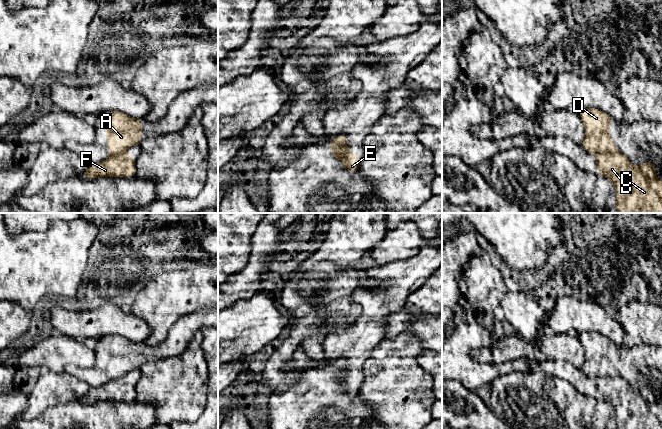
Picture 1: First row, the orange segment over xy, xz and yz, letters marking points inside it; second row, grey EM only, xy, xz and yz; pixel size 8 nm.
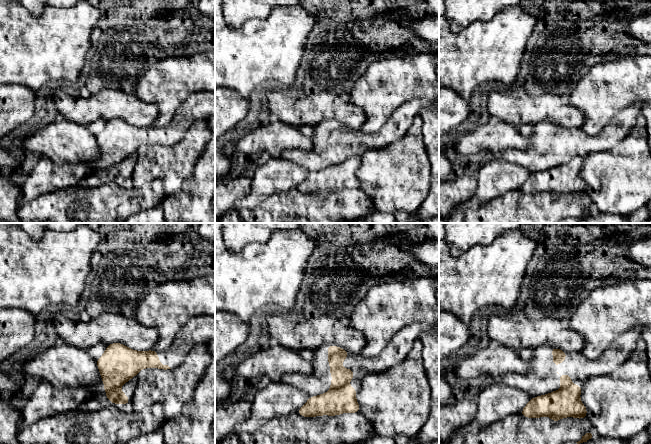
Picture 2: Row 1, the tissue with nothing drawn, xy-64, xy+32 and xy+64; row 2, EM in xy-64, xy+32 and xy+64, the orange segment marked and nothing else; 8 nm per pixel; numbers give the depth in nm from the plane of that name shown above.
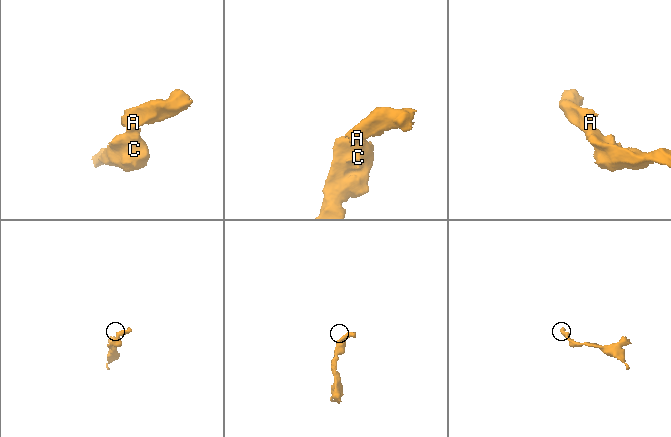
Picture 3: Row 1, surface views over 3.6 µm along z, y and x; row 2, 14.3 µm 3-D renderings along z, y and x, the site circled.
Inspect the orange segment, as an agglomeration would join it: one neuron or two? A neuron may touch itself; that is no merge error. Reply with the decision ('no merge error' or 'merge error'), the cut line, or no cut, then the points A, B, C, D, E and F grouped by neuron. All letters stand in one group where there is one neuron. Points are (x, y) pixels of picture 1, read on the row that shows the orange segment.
merge error; cut yz (616, 150), (600, 153); groups A D / B C E F

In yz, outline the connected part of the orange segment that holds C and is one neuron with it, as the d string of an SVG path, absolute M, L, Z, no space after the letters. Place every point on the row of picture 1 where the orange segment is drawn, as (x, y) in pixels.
M618 151L600 153L595 159L597 170L614 183L618 213L662 213L662 183L658 182L651 161L635 167L626 155Z

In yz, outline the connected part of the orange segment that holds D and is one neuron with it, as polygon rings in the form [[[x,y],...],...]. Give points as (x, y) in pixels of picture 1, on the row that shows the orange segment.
[[[583,107],[578,109],[584,123],[585,135],[581,146],[590,154],[617,151],[609,127],[613,123],[612,117],[597,108]]]

